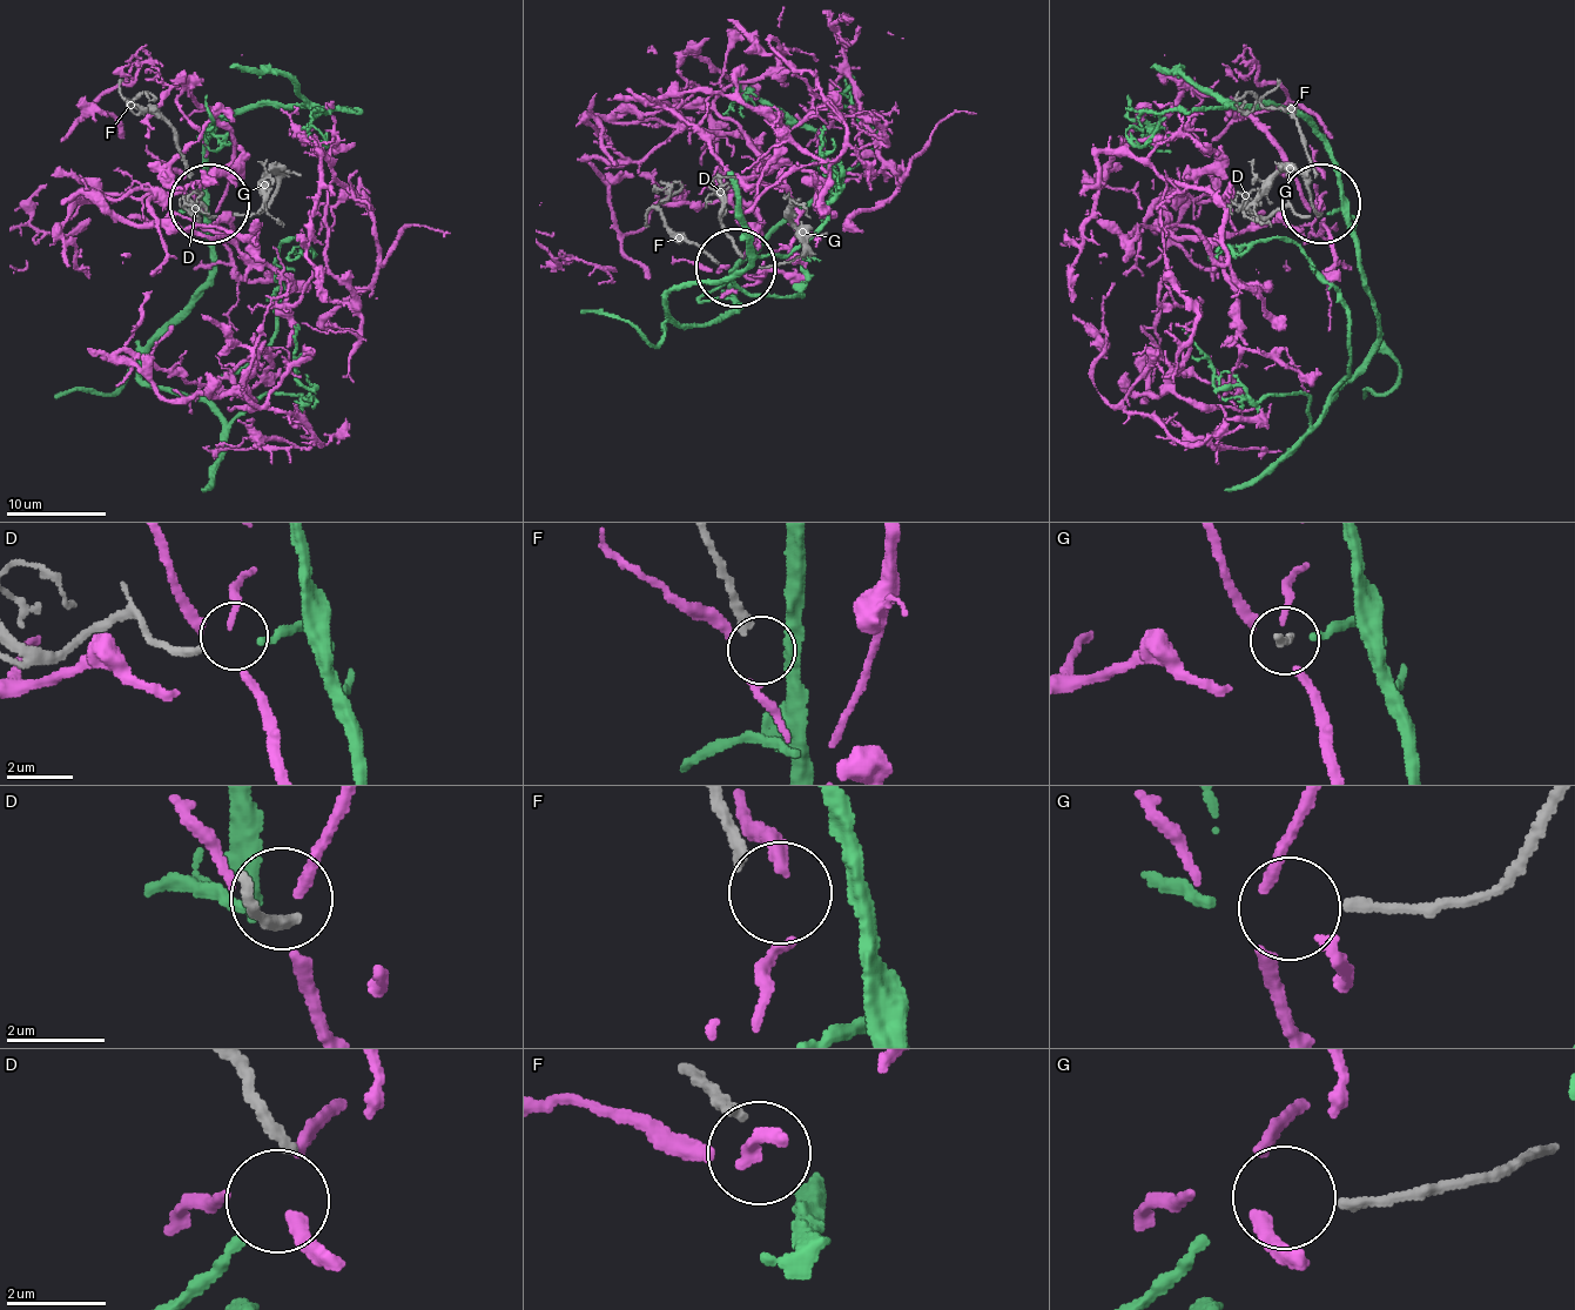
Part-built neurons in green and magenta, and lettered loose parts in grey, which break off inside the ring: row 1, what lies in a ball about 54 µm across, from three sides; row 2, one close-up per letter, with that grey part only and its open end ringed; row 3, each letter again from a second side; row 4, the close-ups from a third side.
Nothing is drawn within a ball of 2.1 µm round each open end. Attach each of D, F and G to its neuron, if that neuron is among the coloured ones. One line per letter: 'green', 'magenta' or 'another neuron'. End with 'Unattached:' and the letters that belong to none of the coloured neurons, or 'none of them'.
D: green
F: another neuron
G: magenta
Unattached: F

